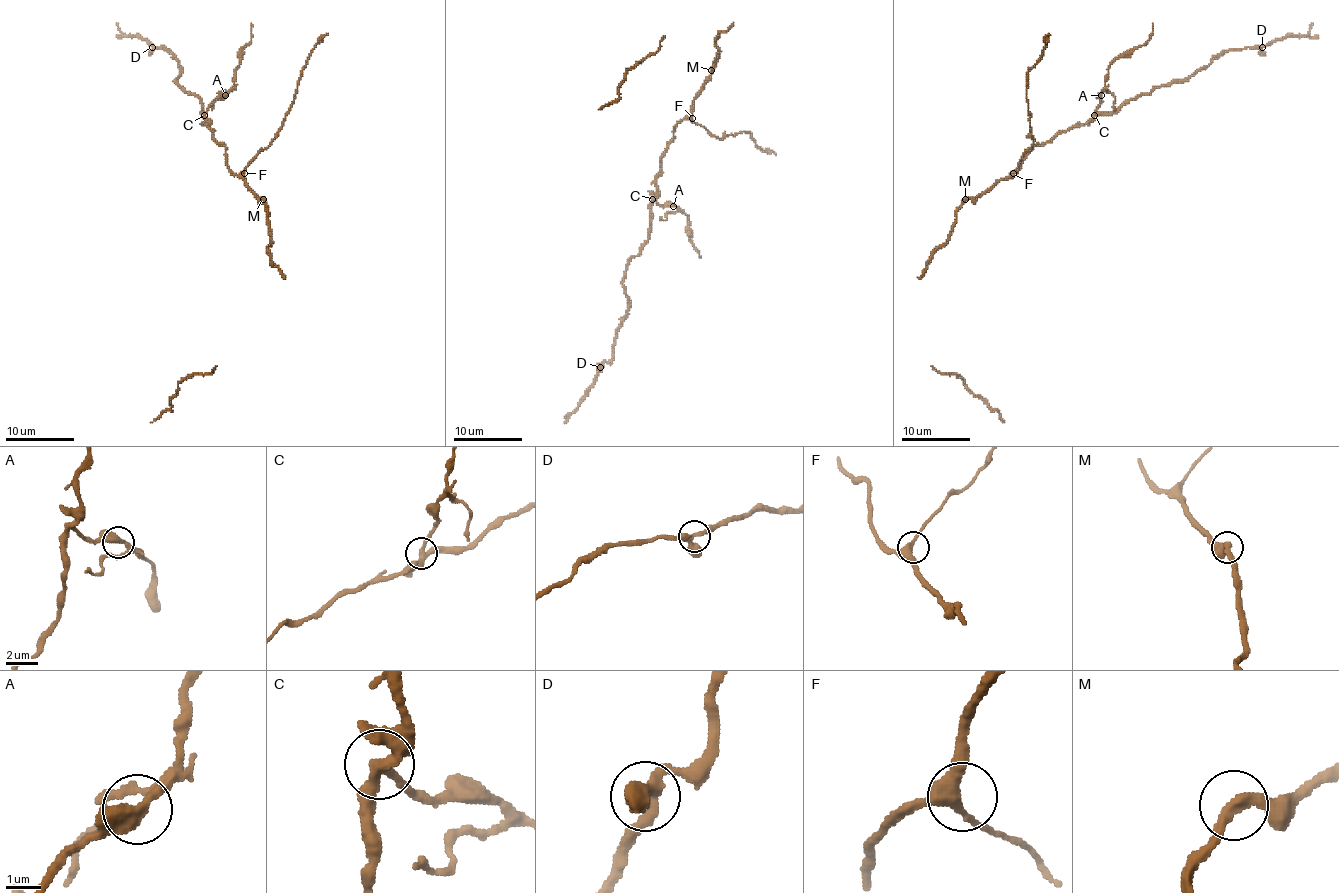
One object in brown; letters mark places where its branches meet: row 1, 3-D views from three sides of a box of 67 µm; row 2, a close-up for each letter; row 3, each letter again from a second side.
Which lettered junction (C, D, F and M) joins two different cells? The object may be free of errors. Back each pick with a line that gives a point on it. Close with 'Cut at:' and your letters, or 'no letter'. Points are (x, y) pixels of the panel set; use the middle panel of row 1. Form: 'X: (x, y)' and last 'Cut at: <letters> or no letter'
C: (652, 199)
Cut at: C

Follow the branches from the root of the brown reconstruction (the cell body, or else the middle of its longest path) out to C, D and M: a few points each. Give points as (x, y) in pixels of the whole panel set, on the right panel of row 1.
C: (1014, 175), (1023, 158), (1035, 146), (1084, 125), (1094, 115)
D: (1014, 175), (1035, 146), (1098, 115), (1112, 115), (1158, 86), (1188, 79), (1229, 50), (1262, 47)
M: (1014, 175), (996, 182), (975, 197), (965, 199)

